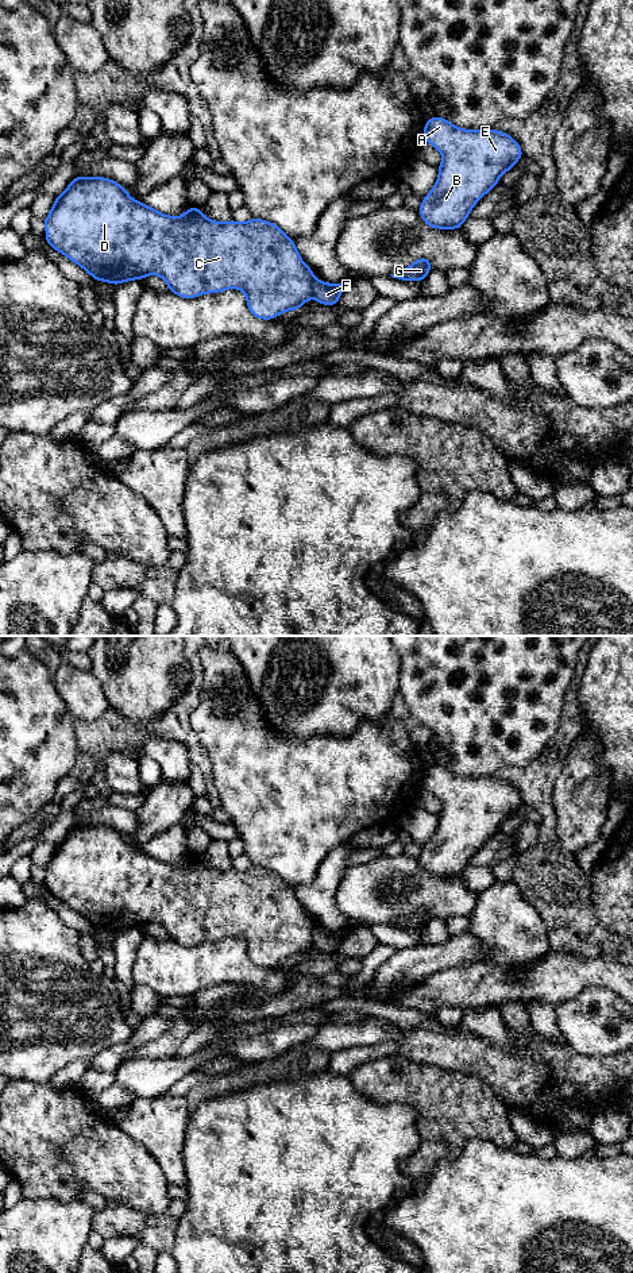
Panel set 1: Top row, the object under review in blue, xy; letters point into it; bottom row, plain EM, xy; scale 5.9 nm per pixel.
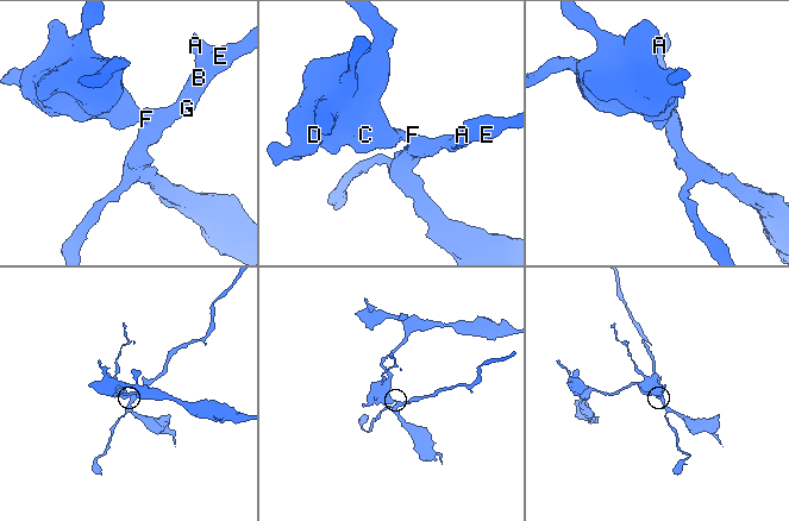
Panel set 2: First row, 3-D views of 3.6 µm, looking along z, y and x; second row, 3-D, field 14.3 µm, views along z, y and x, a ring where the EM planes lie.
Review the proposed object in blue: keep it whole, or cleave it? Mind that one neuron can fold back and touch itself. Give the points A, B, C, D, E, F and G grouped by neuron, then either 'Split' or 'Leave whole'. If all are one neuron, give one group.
Groups: A B E F G / C D. Split

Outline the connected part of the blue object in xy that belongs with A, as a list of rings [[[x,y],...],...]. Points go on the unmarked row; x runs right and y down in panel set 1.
[[[439,764],[425,769],[424,788],[443,803],[439,826],[418,857],[431,876],[460,876],[474,853],[524,805],[505,780],[463,778]]]

